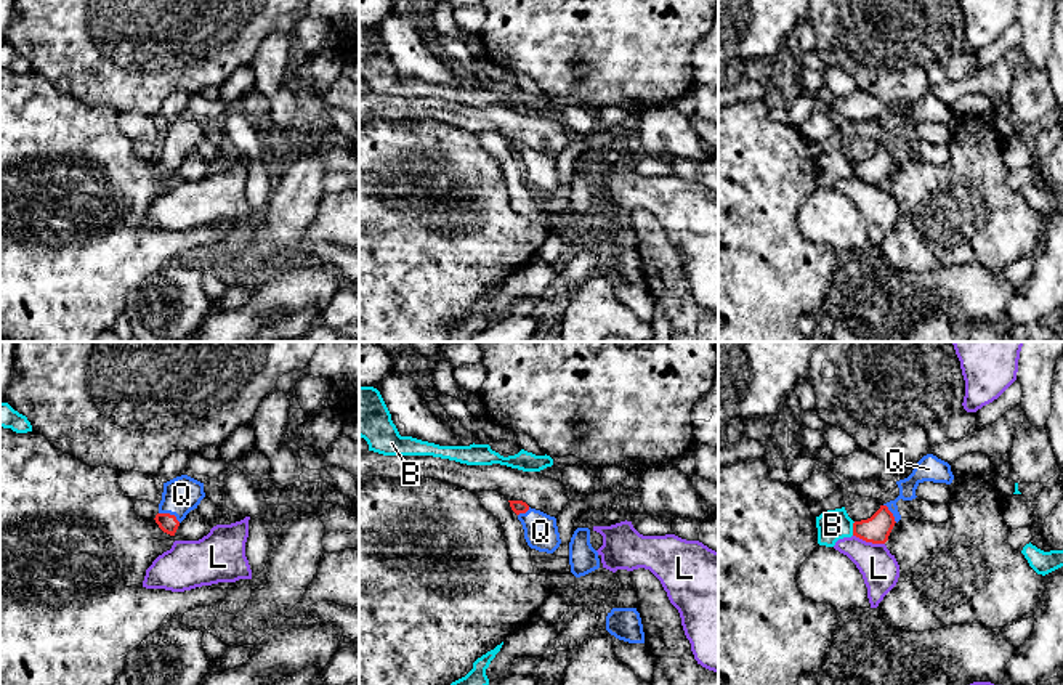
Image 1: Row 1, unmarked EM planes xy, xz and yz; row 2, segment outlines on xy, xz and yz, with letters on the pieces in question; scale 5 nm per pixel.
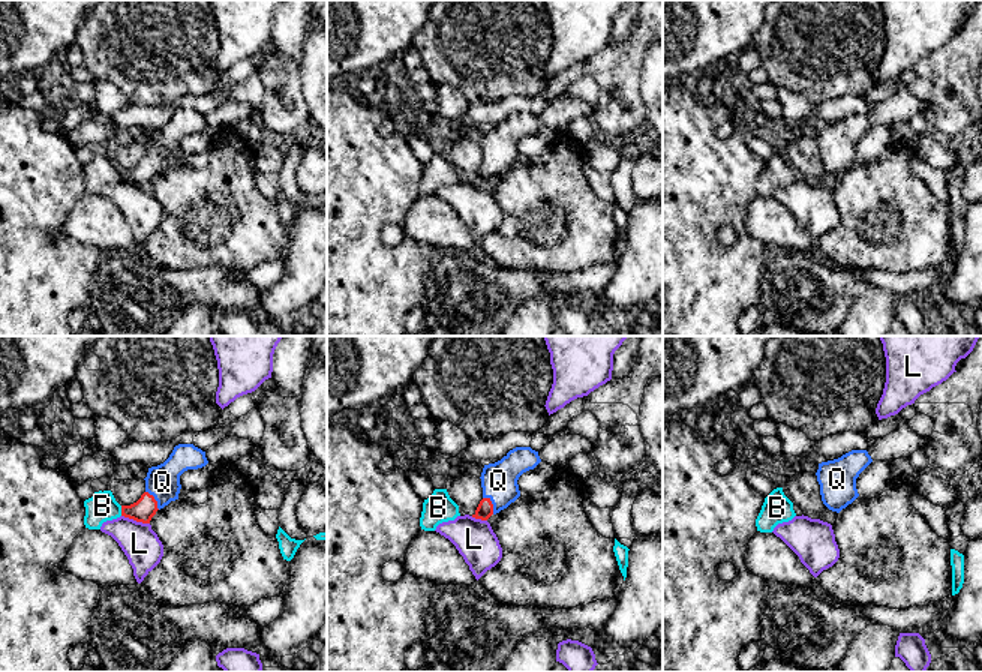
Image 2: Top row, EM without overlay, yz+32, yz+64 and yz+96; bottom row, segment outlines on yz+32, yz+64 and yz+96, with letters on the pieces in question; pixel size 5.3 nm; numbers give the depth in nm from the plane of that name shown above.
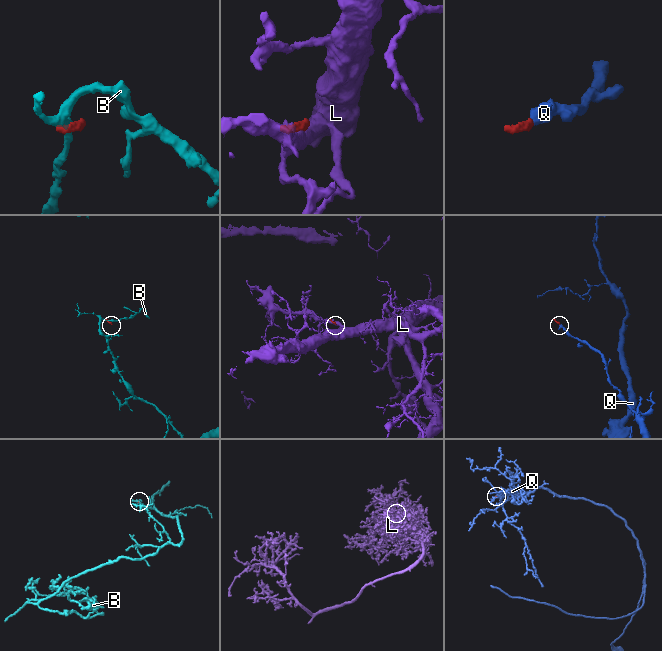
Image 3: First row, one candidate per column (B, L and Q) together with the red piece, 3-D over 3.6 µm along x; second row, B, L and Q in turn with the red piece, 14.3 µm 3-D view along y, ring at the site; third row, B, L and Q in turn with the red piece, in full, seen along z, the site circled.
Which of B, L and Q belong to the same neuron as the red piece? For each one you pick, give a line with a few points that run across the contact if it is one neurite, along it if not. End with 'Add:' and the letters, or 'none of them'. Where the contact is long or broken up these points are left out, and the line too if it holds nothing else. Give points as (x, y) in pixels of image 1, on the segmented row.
Q: xy (169, 523), (169, 514), (181, 494)
Add: Q

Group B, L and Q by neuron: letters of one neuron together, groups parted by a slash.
B / L / Q

